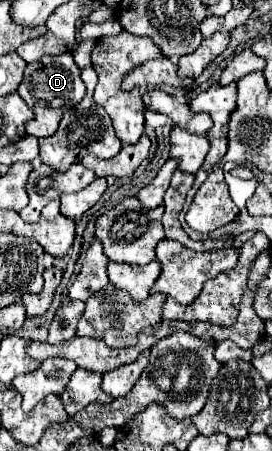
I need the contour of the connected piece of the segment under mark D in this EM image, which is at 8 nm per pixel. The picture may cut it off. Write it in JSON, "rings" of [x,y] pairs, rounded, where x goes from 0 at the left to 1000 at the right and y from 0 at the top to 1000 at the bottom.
{"rings":[[[239,115],[217,124],[158,124],[143,137],[99,142],[85,182],[70,186],[63,204],[77,208],[77,217],[107,231],[107,239],[129,253],[129,262],[92,284],[99,297],[136,302],[136,306],[165,306],[210,288],[217,266],[239,253],[239,244],[268,239],[276,231],[290,231],[305,222],[313,186],[290,169],[290,151],[268,137],[268,120]]]}

